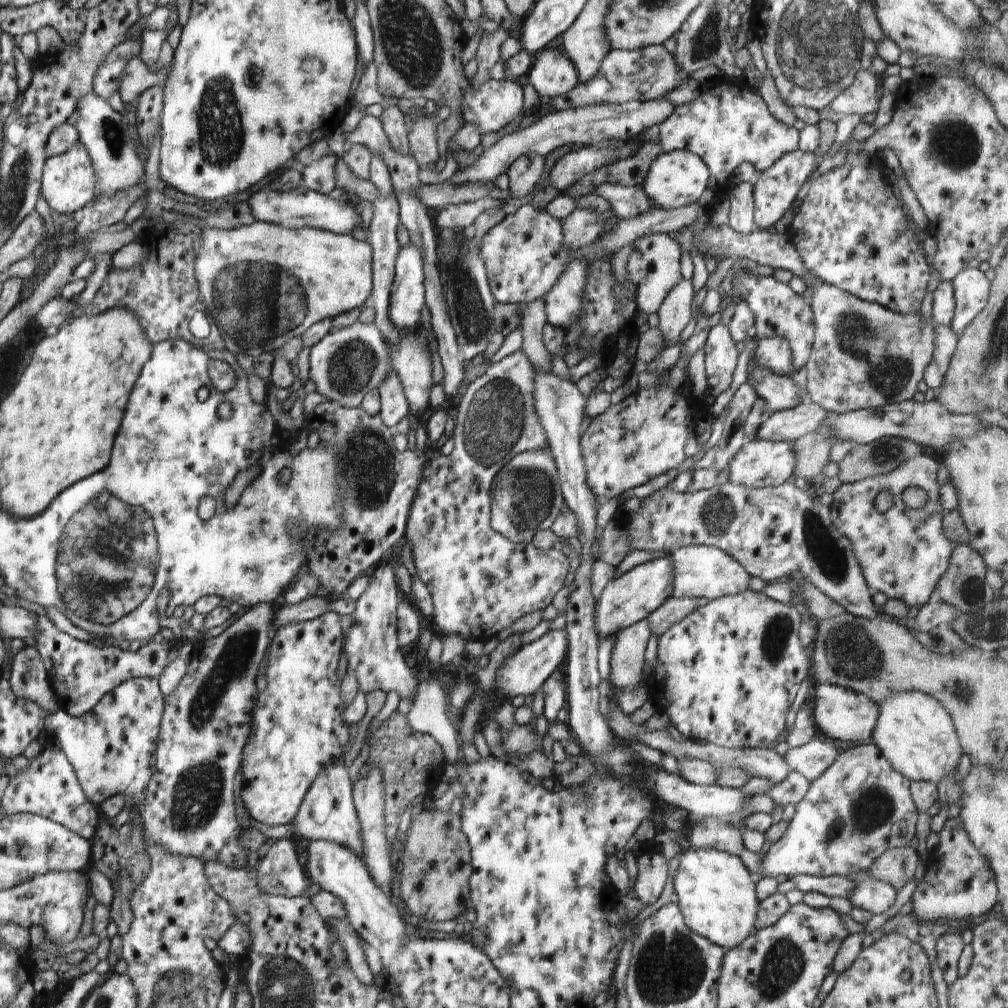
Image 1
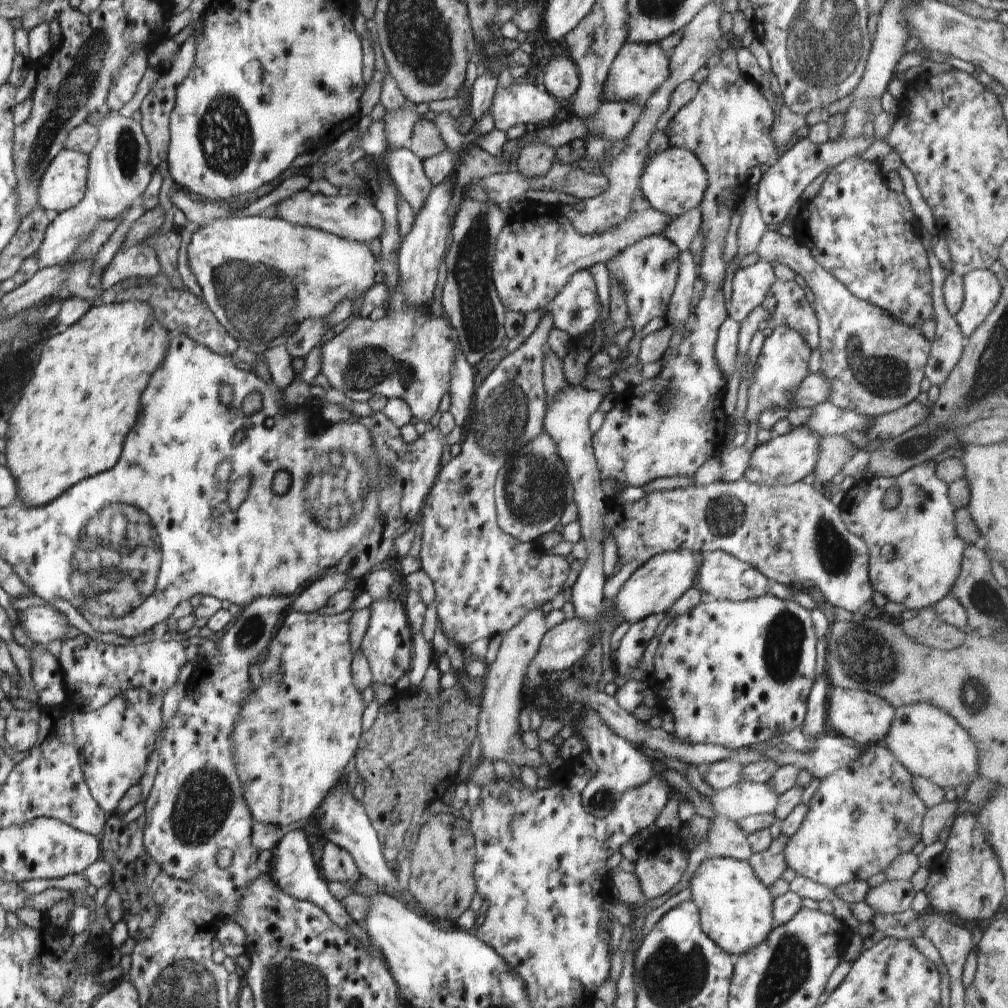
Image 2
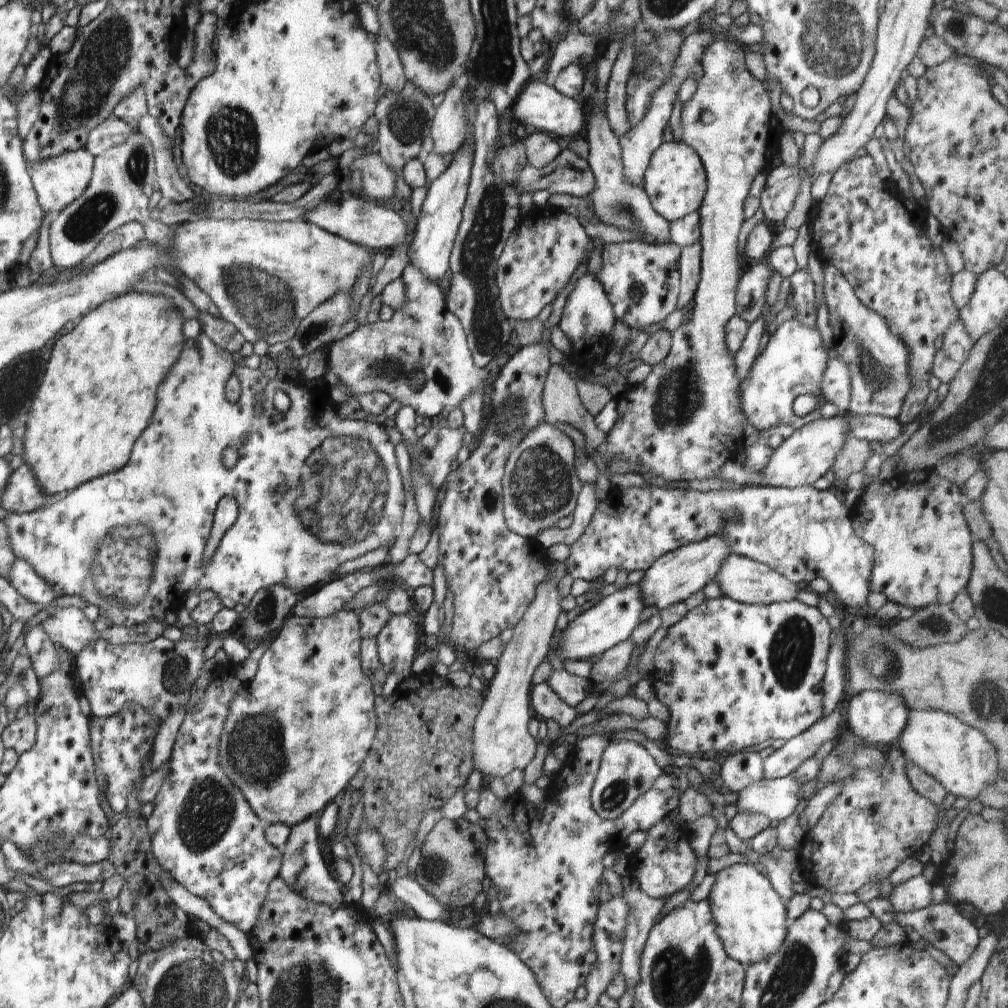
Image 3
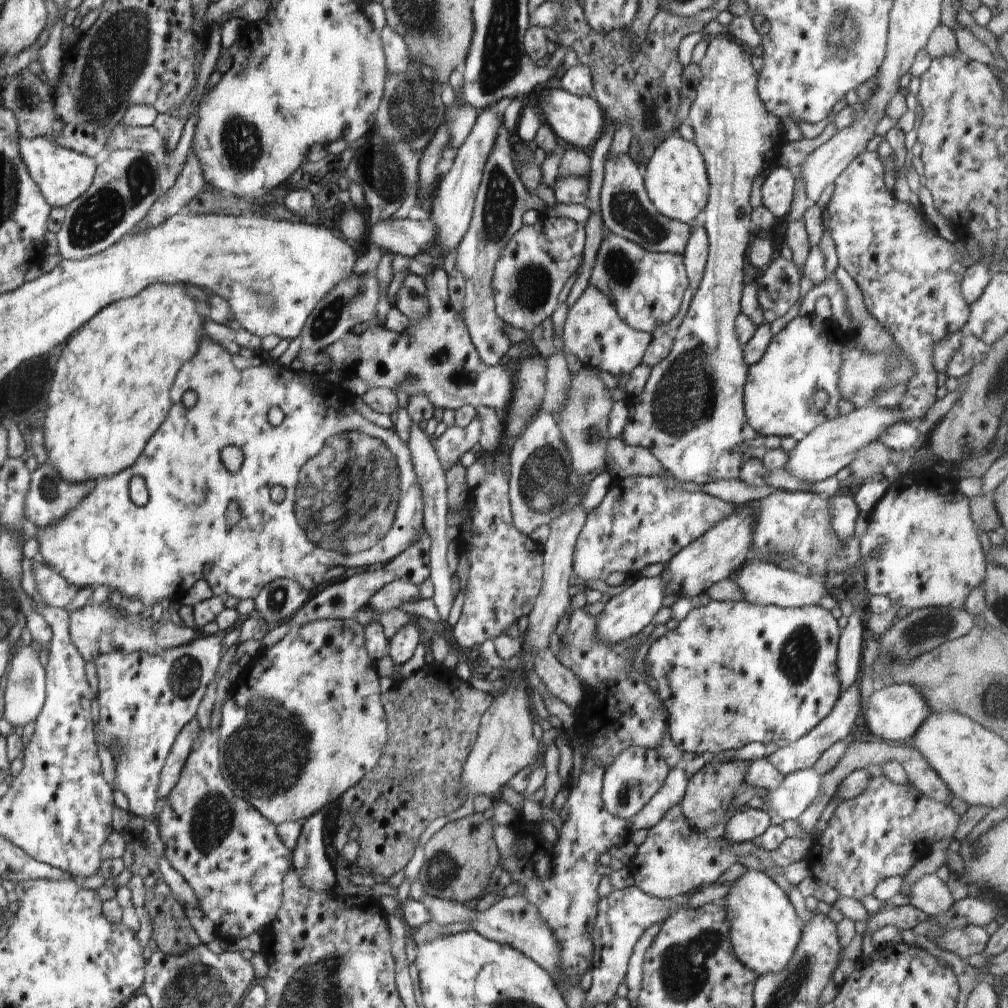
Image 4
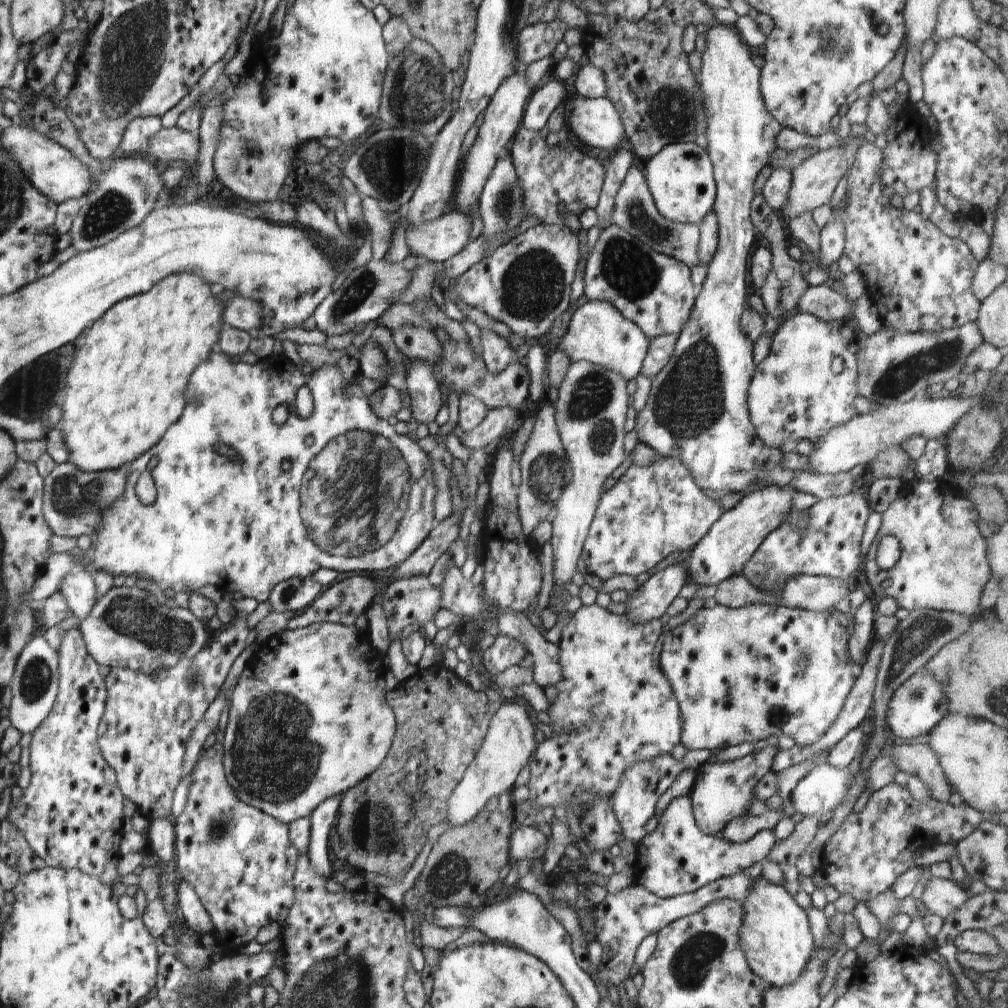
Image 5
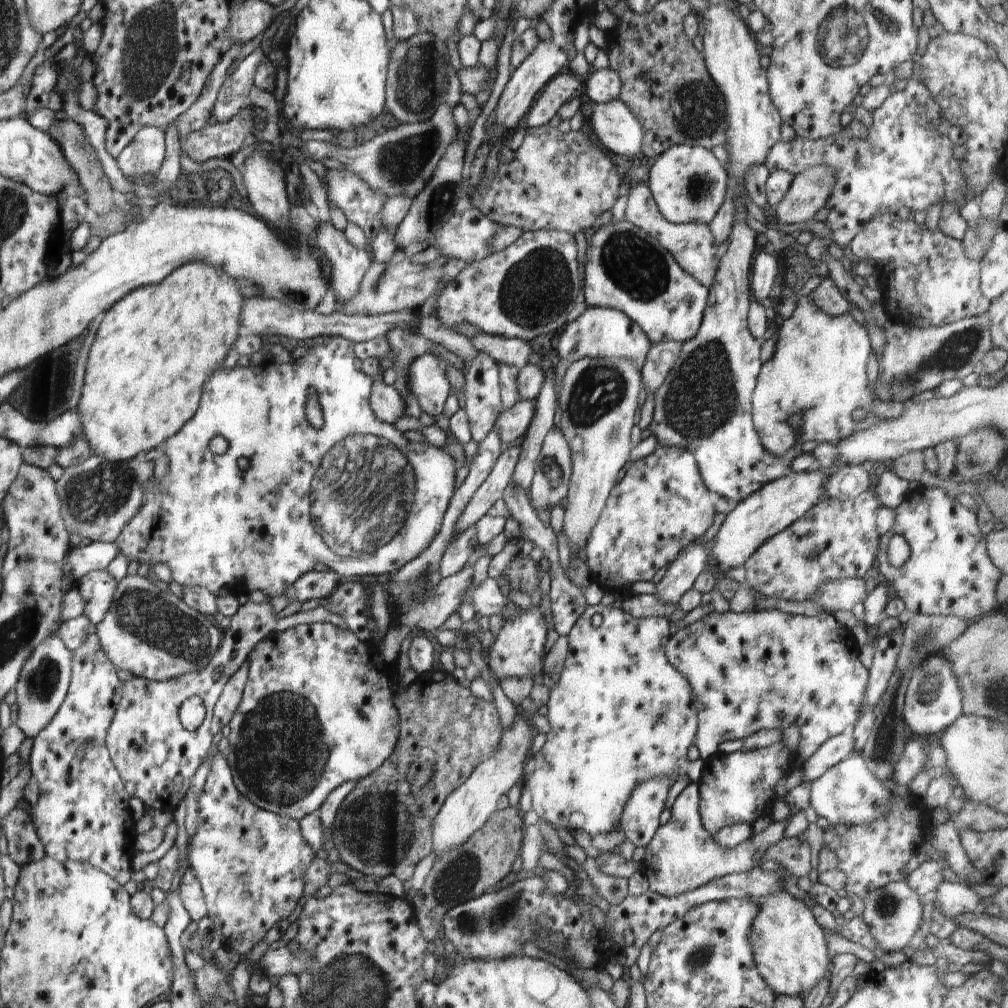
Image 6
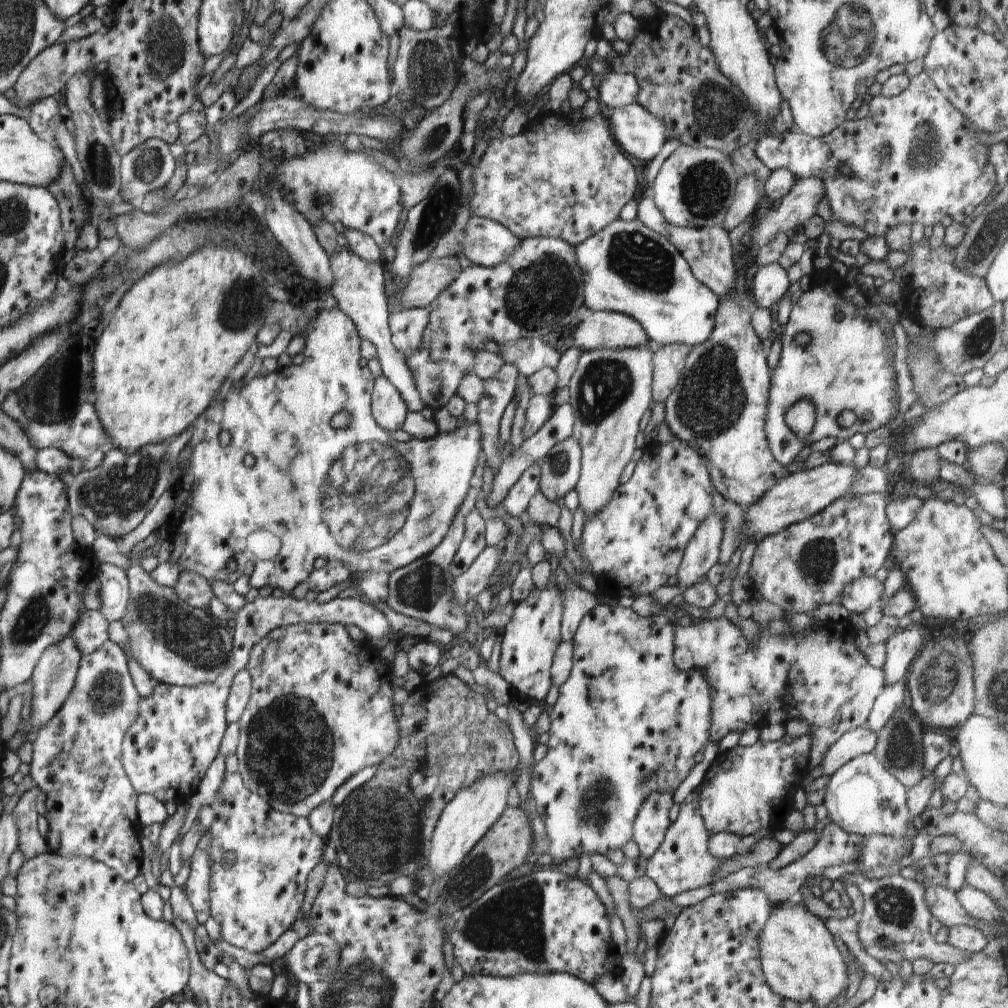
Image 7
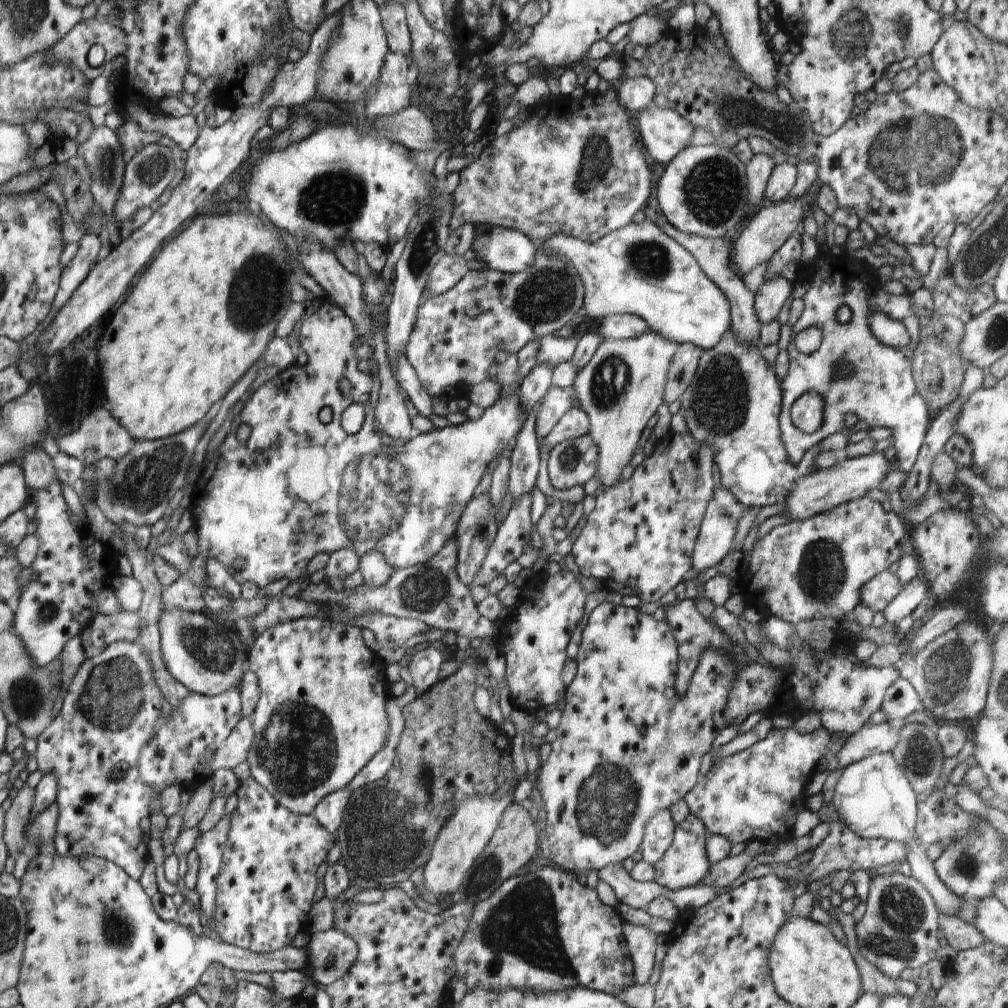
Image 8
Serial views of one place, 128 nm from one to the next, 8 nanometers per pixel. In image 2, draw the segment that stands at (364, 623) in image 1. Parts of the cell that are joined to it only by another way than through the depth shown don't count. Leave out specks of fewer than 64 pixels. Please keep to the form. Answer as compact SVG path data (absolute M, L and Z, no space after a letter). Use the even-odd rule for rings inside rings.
M372 599L369 609L370 618L360 641L360 651L370 667L371 679L378 684L394 687L410 668L413 640L409 622L399 599Z

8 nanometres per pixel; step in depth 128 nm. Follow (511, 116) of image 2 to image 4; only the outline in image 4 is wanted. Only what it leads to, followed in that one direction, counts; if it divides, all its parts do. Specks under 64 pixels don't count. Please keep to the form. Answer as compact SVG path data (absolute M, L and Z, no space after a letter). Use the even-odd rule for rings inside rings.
M562 88L545 89L540 94L540 108L542 108L543 119L550 124L550 128L554 130L556 137L566 147L586 148L594 146L607 122L607 115L604 113L602 106L596 102L595 97L575 96Z

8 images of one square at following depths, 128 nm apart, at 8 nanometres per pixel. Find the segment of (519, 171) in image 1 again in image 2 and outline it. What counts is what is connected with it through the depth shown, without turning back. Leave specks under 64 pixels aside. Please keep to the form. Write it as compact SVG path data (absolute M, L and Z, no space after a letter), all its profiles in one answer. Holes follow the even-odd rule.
M537 141L534 143L524 142L516 160L518 171L526 178L543 177L555 162L555 150Z

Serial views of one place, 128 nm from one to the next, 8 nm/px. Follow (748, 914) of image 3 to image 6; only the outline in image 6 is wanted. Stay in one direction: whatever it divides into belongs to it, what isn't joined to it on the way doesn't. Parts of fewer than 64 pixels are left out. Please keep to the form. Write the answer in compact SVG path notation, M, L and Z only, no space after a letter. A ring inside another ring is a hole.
M777 890L757 900L759 911L749 934L757 971L777 995L806 995L830 967L825 932L802 899Z

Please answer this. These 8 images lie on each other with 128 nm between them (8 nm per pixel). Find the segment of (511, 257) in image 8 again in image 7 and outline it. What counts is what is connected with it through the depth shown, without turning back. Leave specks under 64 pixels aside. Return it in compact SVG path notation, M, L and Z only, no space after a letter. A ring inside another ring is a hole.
M471 216L464 228L461 255L477 265L496 266L519 242L520 239L503 224L486 217Z

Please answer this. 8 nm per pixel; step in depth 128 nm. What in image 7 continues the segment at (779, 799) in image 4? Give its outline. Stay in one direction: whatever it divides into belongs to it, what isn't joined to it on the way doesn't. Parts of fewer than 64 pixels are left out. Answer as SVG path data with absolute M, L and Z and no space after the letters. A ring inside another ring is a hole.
M872 754L855 756L844 763L832 776L829 776L824 792L823 803L826 806L829 822L837 824L844 832L855 835L883 835L907 837L907 822L910 814L906 802L906 787Z

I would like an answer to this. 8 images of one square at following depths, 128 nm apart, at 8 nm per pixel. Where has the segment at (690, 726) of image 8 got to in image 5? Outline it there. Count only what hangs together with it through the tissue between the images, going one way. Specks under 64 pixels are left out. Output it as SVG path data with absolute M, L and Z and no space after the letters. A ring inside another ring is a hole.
M596 603L582 605L574 613L557 644L563 675L554 686L555 704L549 704L547 710L553 736L537 744L528 764L530 779L527 786L533 805L542 810L546 806L554 808L560 802L564 802L565 807L572 804L573 812L581 819L587 806L598 797L604 795L608 799L613 795L628 765L656 755L671 754L672 748L681 742L683 720L677 700L664 673L660 672L659 662L654 664L652 660L656 641L665 630L659 619L646 624L630 623L624 615L612 614Z

